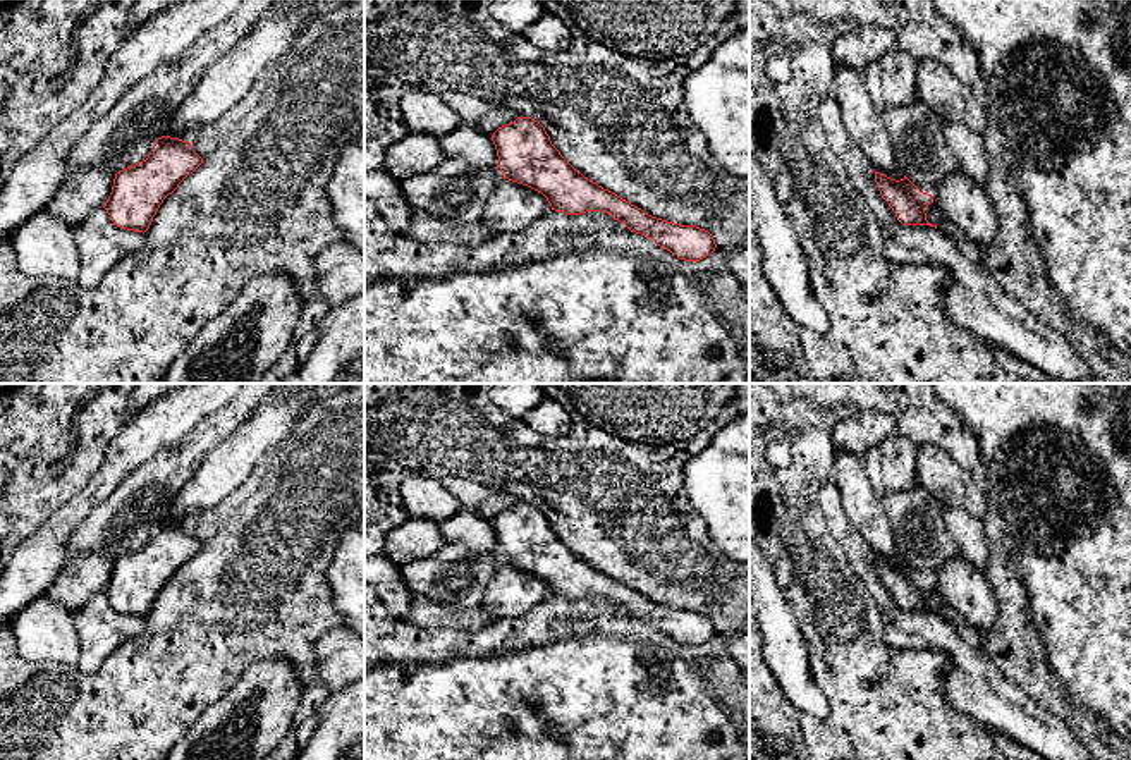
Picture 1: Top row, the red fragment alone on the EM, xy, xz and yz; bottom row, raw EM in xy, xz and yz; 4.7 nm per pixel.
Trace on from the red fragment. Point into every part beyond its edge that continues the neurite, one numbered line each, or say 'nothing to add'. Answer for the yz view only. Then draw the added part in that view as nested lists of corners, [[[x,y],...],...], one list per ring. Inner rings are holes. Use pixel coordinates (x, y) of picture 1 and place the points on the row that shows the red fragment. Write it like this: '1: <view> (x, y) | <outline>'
nothing to add

